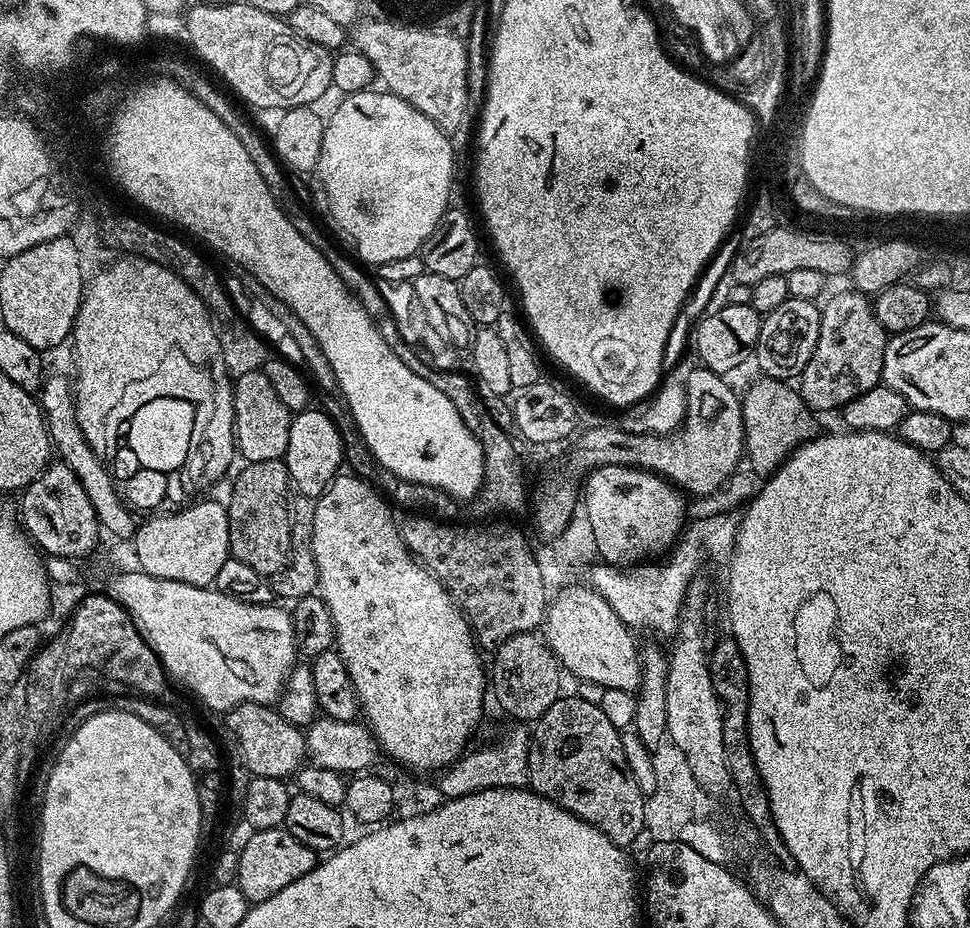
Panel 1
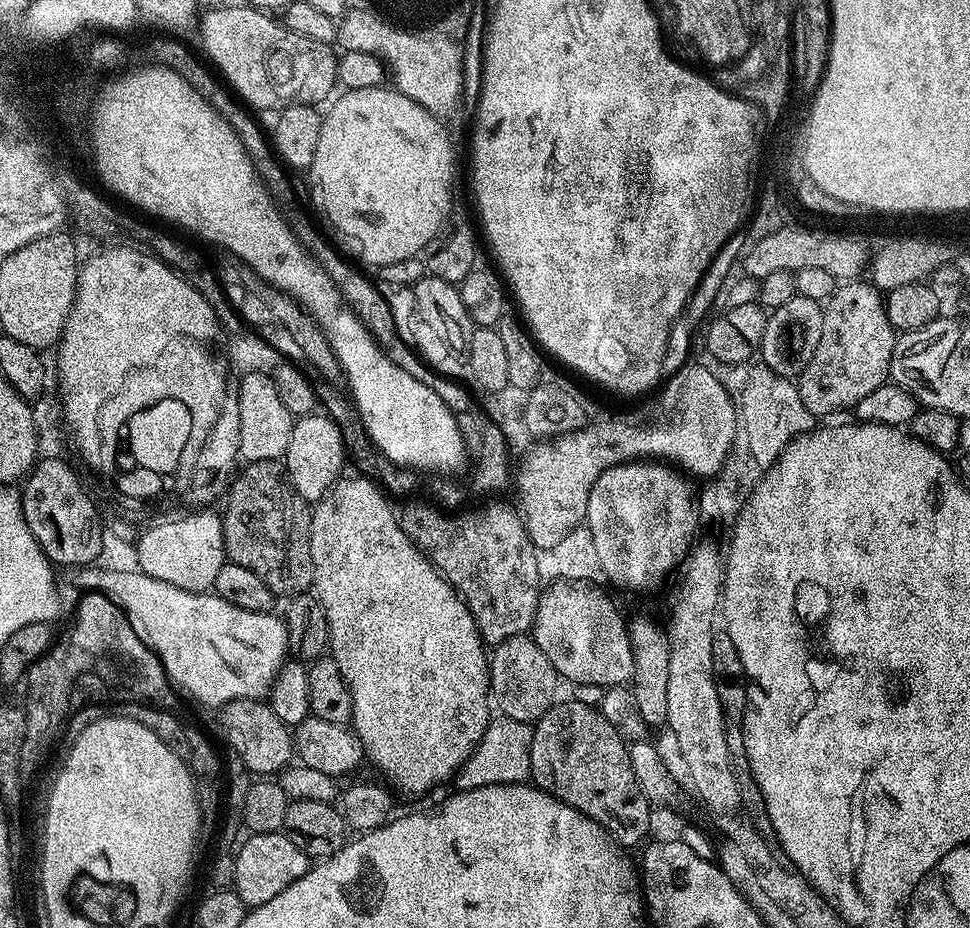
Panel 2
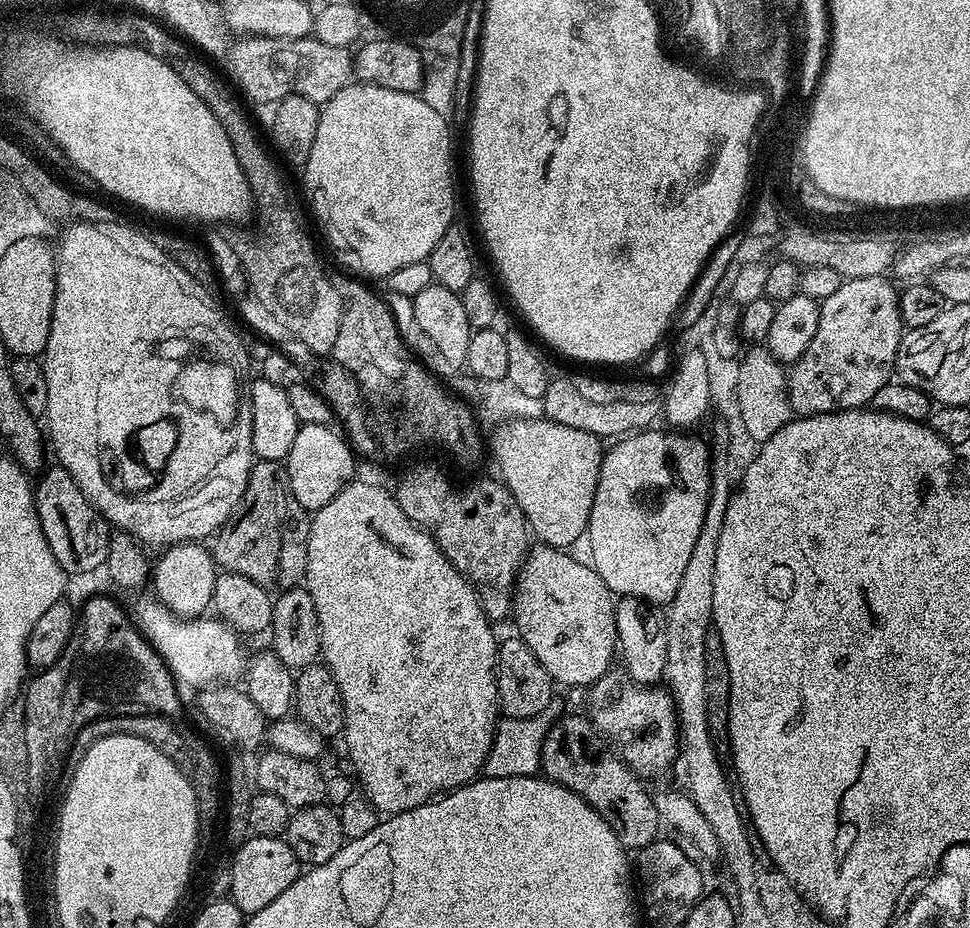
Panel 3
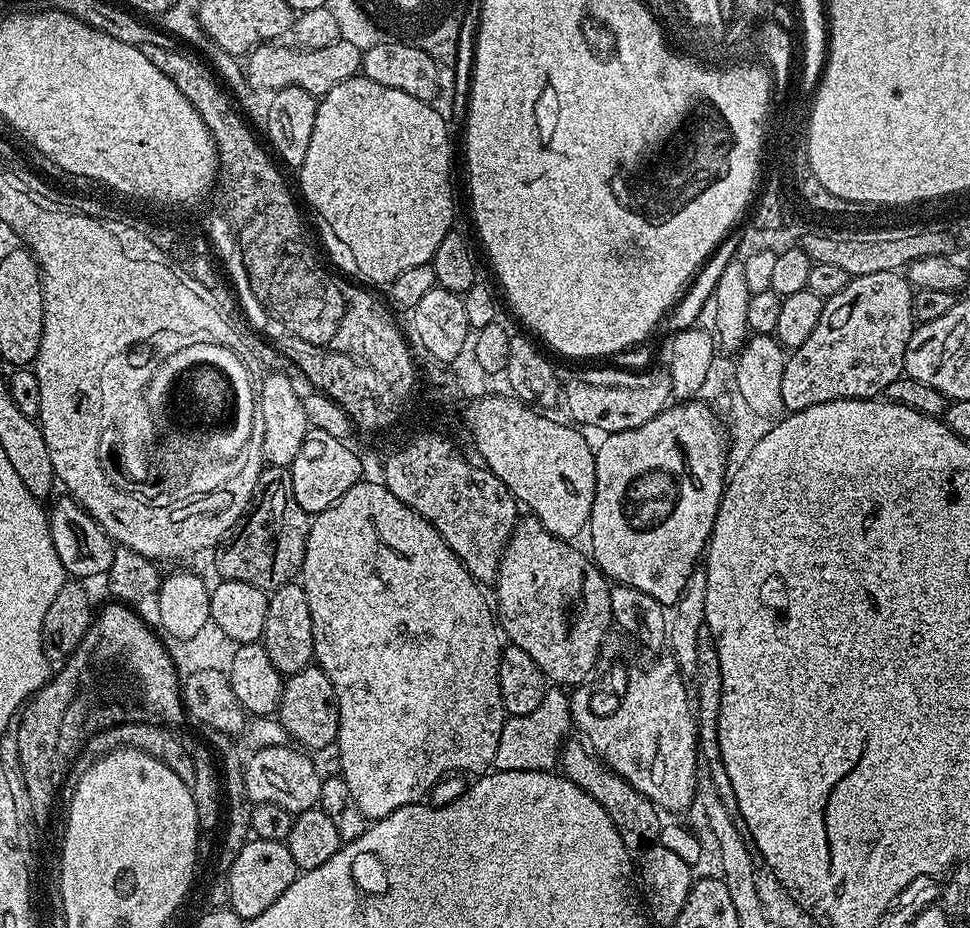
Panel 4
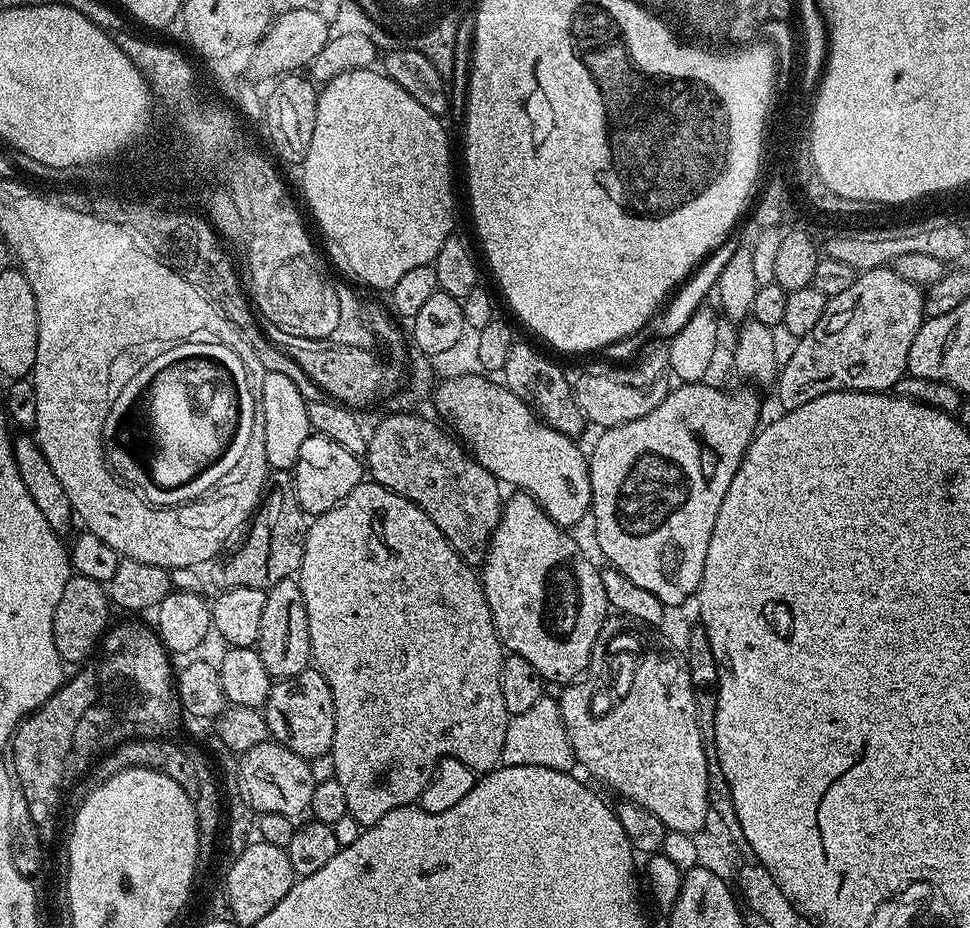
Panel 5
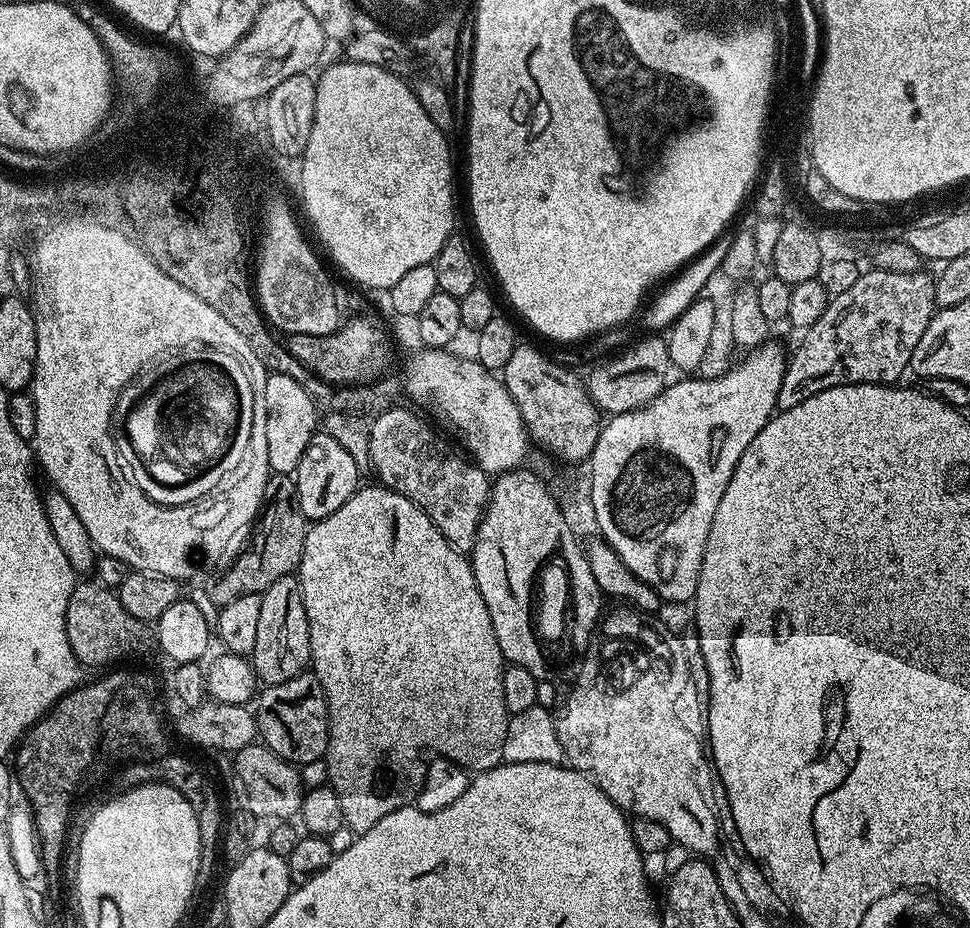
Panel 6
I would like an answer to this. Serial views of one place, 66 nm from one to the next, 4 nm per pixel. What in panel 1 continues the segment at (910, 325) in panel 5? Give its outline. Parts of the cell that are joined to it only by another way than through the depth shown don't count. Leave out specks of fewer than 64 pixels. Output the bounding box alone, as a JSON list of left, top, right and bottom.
[798,291,889,414]

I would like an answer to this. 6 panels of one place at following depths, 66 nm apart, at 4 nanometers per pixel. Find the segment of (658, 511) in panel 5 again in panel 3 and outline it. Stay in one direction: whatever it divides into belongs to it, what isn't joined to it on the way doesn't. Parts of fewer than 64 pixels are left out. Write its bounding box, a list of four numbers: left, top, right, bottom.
[586,430,712,606]

